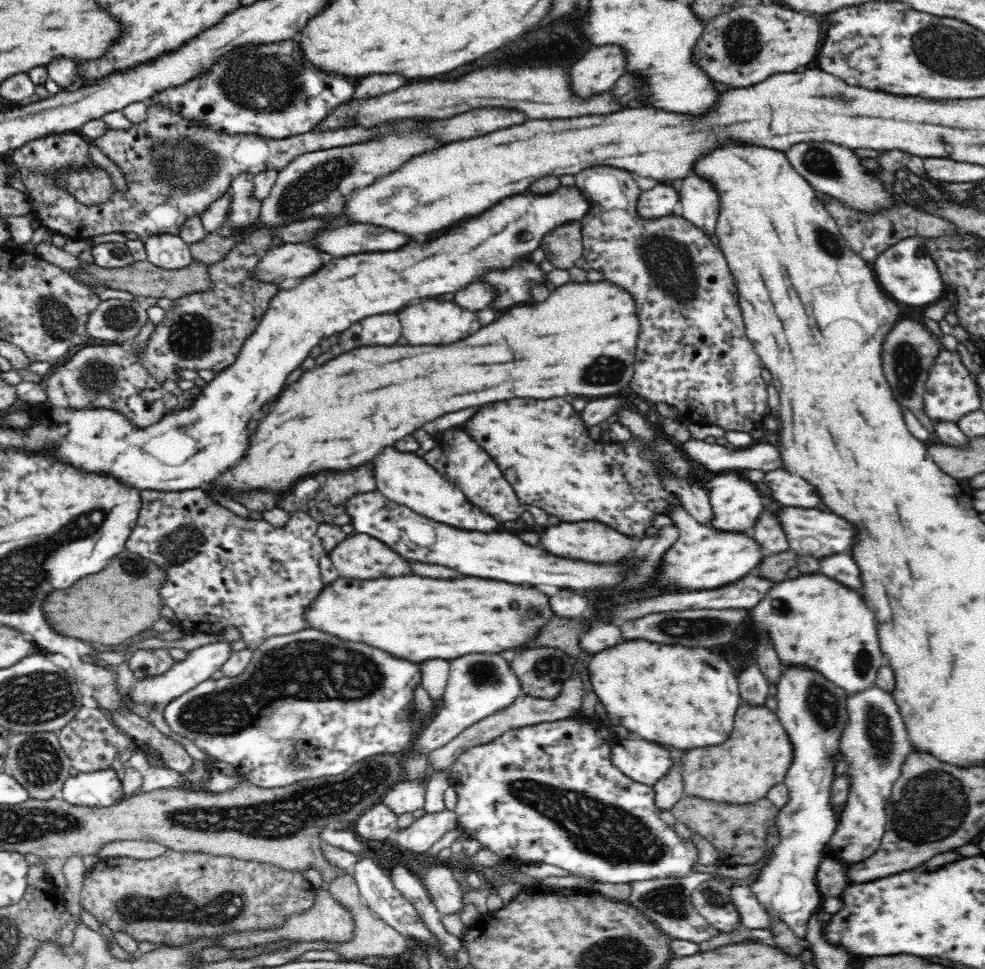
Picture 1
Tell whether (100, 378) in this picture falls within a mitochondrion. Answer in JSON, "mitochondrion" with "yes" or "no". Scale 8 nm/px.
{"mitochondrion":"yes"}

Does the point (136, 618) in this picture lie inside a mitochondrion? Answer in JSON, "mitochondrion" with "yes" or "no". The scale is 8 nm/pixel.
{"mitochondrion":"no"}

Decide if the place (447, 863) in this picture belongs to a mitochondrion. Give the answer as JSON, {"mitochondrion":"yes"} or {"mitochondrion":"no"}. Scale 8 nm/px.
{"mitochondrion":"no"}

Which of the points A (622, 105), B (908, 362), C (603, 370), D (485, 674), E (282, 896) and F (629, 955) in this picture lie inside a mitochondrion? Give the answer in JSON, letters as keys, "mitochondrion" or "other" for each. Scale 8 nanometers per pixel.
{"A":"other","B":"mitochondrion","C":"mitochondrion","D":"mitochondrion","E":"other","F":"mitochondrion"}

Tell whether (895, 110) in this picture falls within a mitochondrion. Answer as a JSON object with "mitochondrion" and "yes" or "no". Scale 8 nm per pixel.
{"mitochondrion":"no"}

